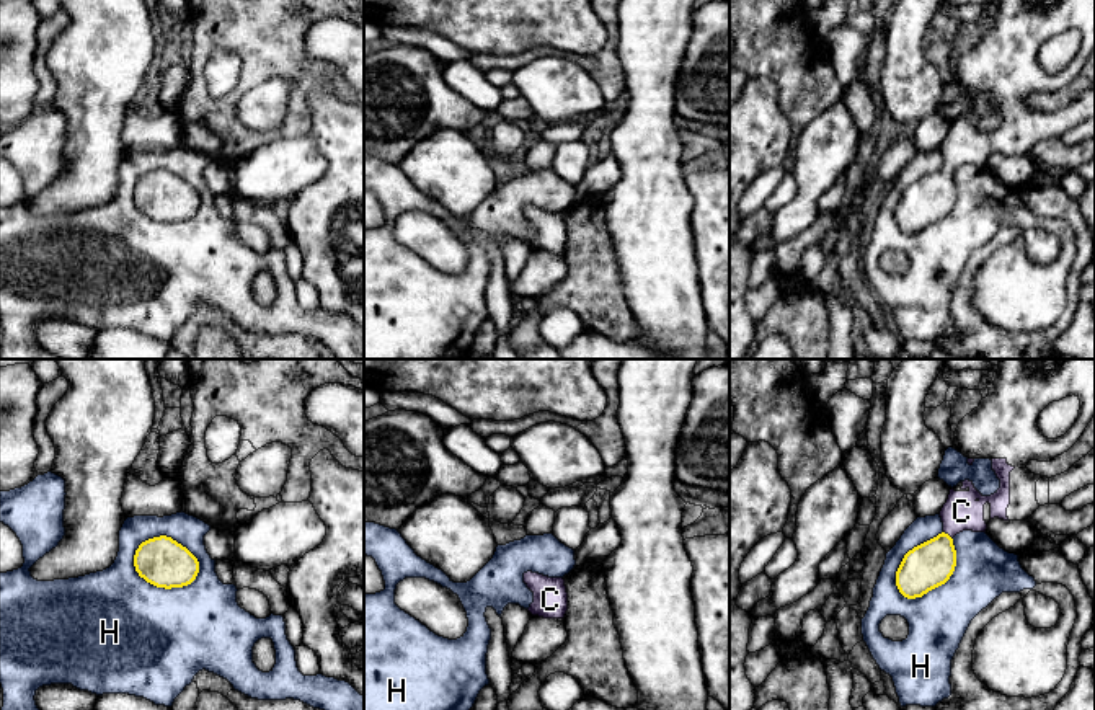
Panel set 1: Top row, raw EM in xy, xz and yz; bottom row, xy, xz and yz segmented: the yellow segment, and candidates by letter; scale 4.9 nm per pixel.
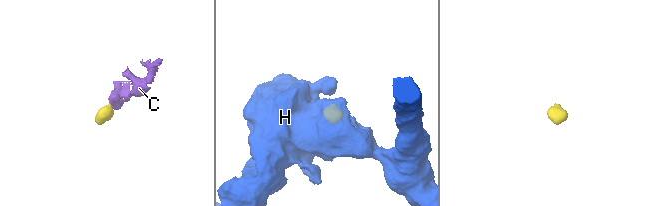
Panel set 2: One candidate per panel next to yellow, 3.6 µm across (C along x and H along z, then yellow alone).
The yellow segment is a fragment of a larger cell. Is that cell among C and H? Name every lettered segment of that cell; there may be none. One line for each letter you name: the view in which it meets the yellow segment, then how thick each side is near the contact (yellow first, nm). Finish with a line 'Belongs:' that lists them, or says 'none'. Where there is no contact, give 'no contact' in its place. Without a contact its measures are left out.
C: contact in yz; calibres 220 and 180 nm
Belongs: C

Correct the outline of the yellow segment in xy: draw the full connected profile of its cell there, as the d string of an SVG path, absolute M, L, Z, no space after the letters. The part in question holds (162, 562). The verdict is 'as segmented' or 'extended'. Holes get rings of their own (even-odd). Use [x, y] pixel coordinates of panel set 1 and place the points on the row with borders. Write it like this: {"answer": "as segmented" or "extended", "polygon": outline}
{"answer": "as segmented", "polygon": "M160 535L139 545L134 566L140 578L157 588L183 588L199 573L197 558L171 537Z"}

